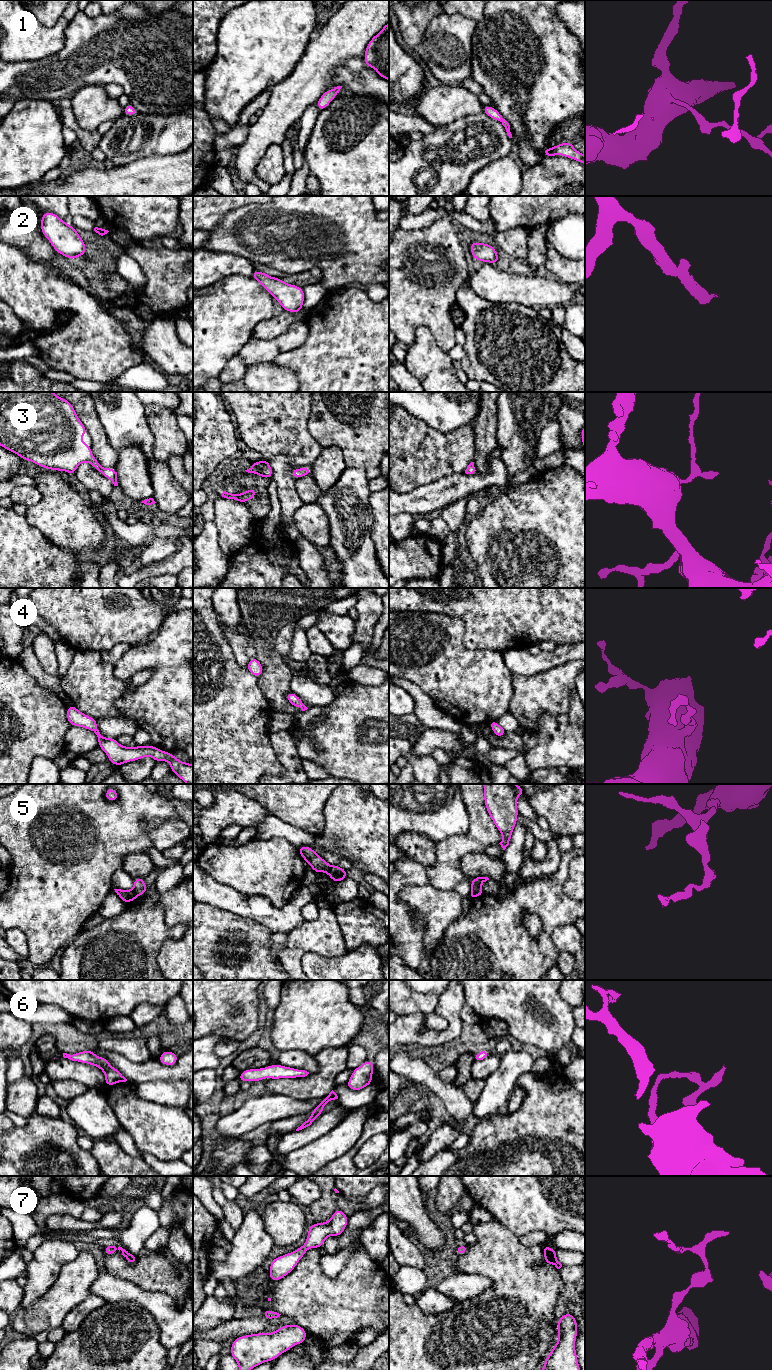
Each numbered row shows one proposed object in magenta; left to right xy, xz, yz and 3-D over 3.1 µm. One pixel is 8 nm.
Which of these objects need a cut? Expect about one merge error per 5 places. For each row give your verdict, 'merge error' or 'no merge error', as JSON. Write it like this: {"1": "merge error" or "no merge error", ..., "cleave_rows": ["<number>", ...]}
{"1": "no merge error", "2": "no merge error", "3": "no merge error", "4": "no merge error", "5": "merge error", "6": "no merge error", "7": "no merge error", "cleave_rows": ["5"]}

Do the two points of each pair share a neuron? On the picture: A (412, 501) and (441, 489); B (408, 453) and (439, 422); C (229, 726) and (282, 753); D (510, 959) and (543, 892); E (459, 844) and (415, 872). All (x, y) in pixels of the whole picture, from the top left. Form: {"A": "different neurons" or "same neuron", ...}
{"A": "same neuron", "B": "different neurons", "C": "different neurons", "D": "same neuron", "E": "different neurons"}

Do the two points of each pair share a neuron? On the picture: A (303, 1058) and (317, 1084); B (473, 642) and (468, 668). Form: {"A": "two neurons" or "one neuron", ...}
{"A": "two neurons", "B": "two neurons"}

